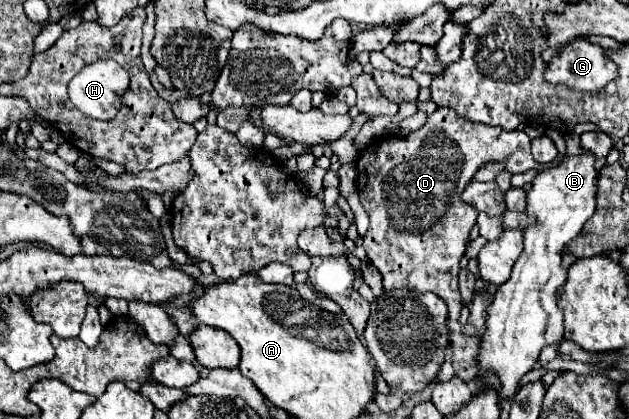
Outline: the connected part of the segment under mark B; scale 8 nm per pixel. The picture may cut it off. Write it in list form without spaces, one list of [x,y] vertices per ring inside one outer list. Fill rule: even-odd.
[[[586,149],[582,155],[566,155],[560,165],[542,169],[528,191],[526,213],[534,215],[538,223],[524,229],[524,251],[514,263],[510,279],[494,295],[480,345],[480,367],[492,369],[500,377],[504,397],[516,393],[518,381],[536,365],[546,345],[562,341],[562,309],[556,297],[558,287],[566,281],[566,271],[560,265],[562,249],[596,211],[598,171],[594,163],[596,155]]]

